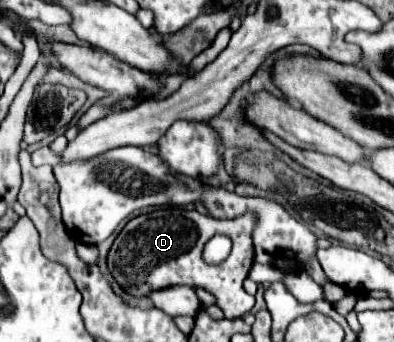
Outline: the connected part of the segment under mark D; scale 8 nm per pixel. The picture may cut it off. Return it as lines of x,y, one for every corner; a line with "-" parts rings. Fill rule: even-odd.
155,209
147,215
131,219
123,231
117,235
107,263
109,271
117,283
137,297
147,297
149,291
163,289
169,285
191,285
203,287
217,299
217,307
223,309
227,319
237,319
247,315
255,297
245,293
243,281
253,265
253,229
257,227
255,213
243,213
235,219
213,219
211,215
201,215
187,209
-
216,234
228,236
232,241
231,255
221,265
207,265
201,259
203,245

